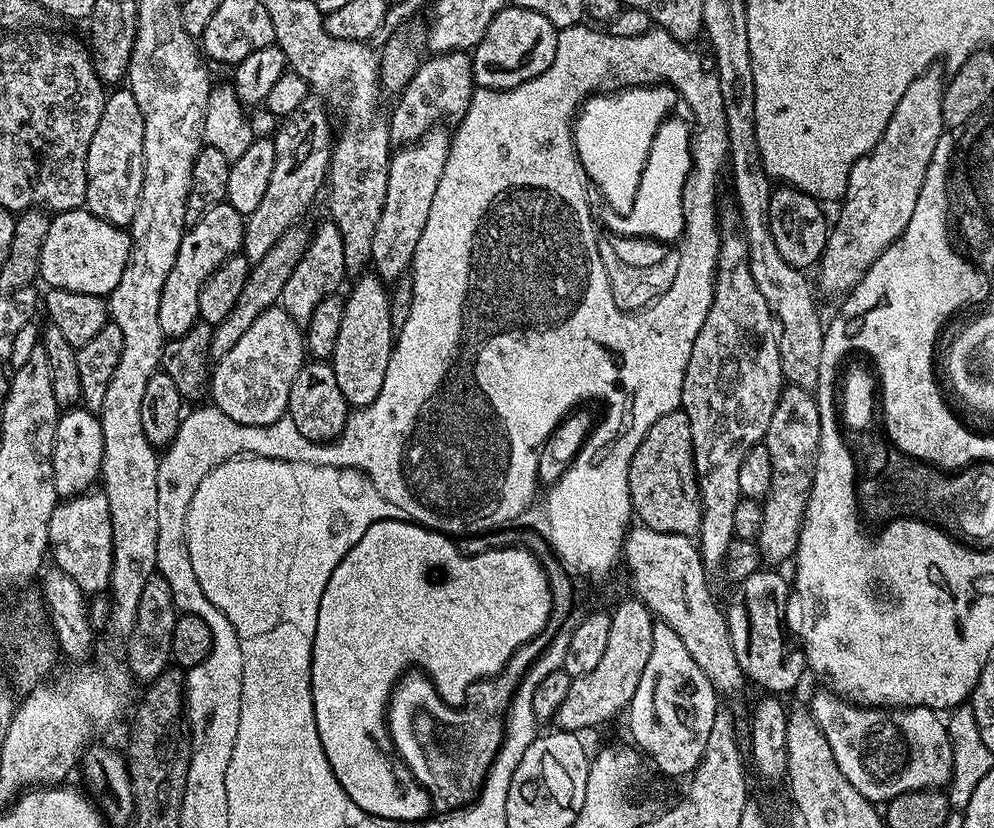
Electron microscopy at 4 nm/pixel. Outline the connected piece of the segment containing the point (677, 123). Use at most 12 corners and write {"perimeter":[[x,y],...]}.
{"perimeter":[[689,121],[658,126],[644,180],[609,233],[683,237],[682,190],[692,169]]}

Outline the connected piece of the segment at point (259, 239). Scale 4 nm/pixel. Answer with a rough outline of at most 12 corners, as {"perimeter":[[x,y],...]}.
{"perimeter":[[310,98],[274,133],[274,171],[244,221],[266,254],[321,195],[334,127]]}

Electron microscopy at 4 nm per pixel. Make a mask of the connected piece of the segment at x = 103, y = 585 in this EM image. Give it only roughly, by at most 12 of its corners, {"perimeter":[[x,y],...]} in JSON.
{"perimeter":[[103,490],[50,514],[51,563],[85,594],[112,573],[112,519]]}

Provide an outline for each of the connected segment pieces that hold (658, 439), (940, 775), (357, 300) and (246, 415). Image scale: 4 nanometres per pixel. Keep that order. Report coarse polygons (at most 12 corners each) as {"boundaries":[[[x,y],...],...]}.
{"boundaries":[[[684,411],[634,450],[628,485],[643,527],[689,538],[702,502]],[[831,690],[810,711],[876,806],[952,779],[933,709],[870,708]],[[346,292],[330,363],[346,402],[370,406],[392,357],[390,292]],[[279,306],[211,369],[210,400],[243,424],[285,419],[306,363]]]}

